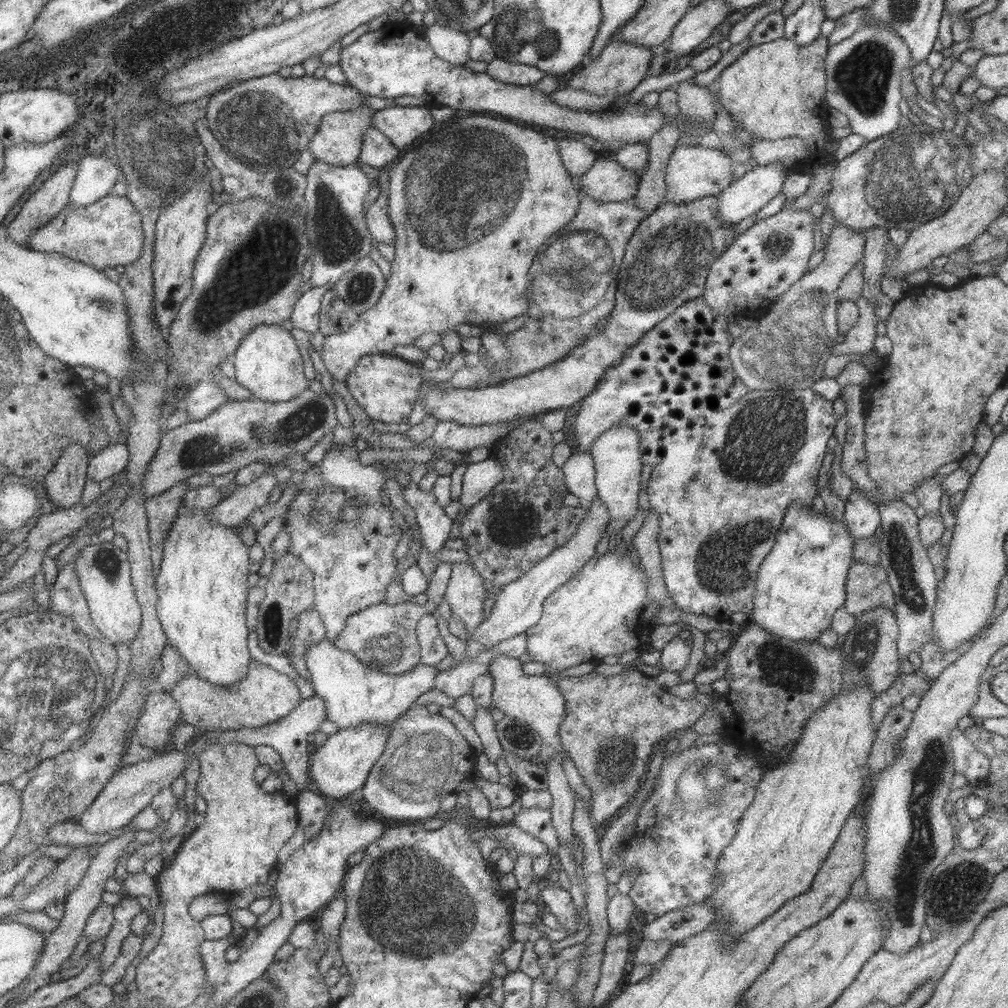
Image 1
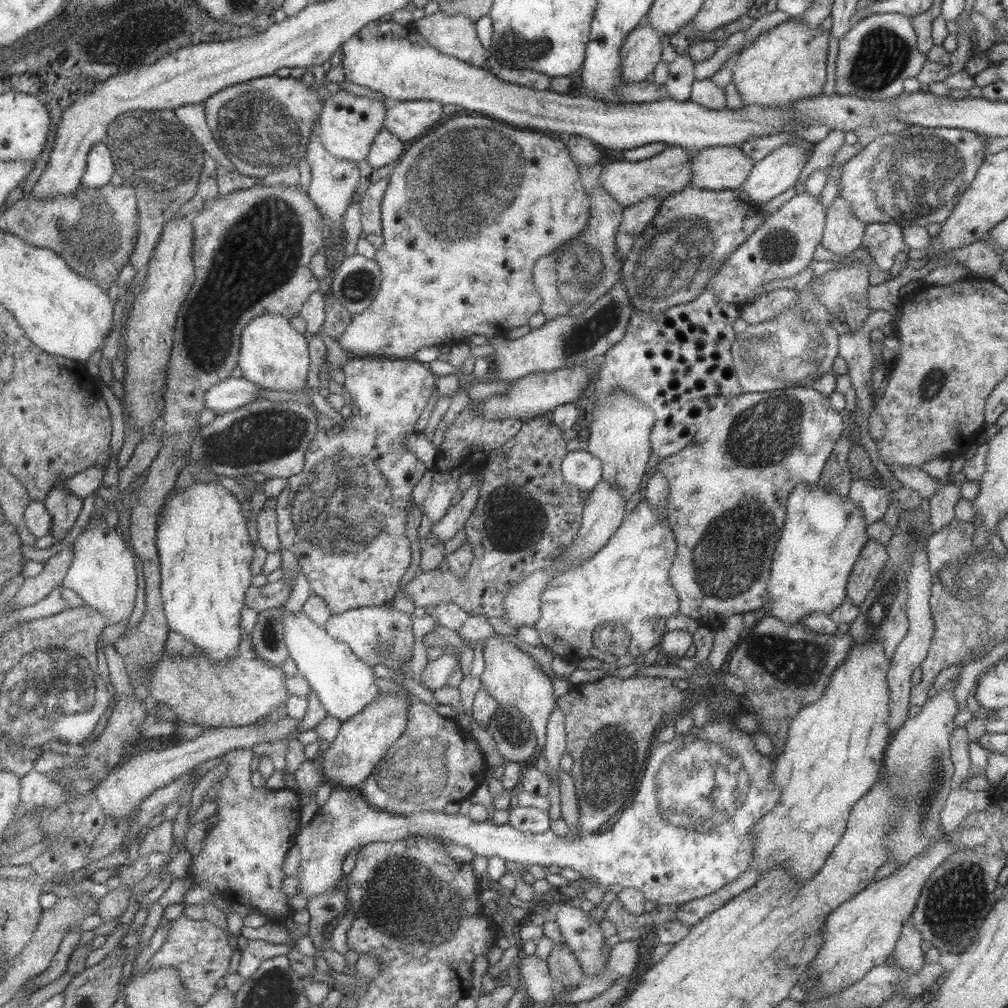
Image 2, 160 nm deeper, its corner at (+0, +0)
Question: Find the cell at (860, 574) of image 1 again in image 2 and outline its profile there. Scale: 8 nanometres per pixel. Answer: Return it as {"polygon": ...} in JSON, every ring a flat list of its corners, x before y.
{"polygon":[[867,540,859,551,846,584,846,596,854,605,859,606,864,601,886,560,885,547,879,541]]}

